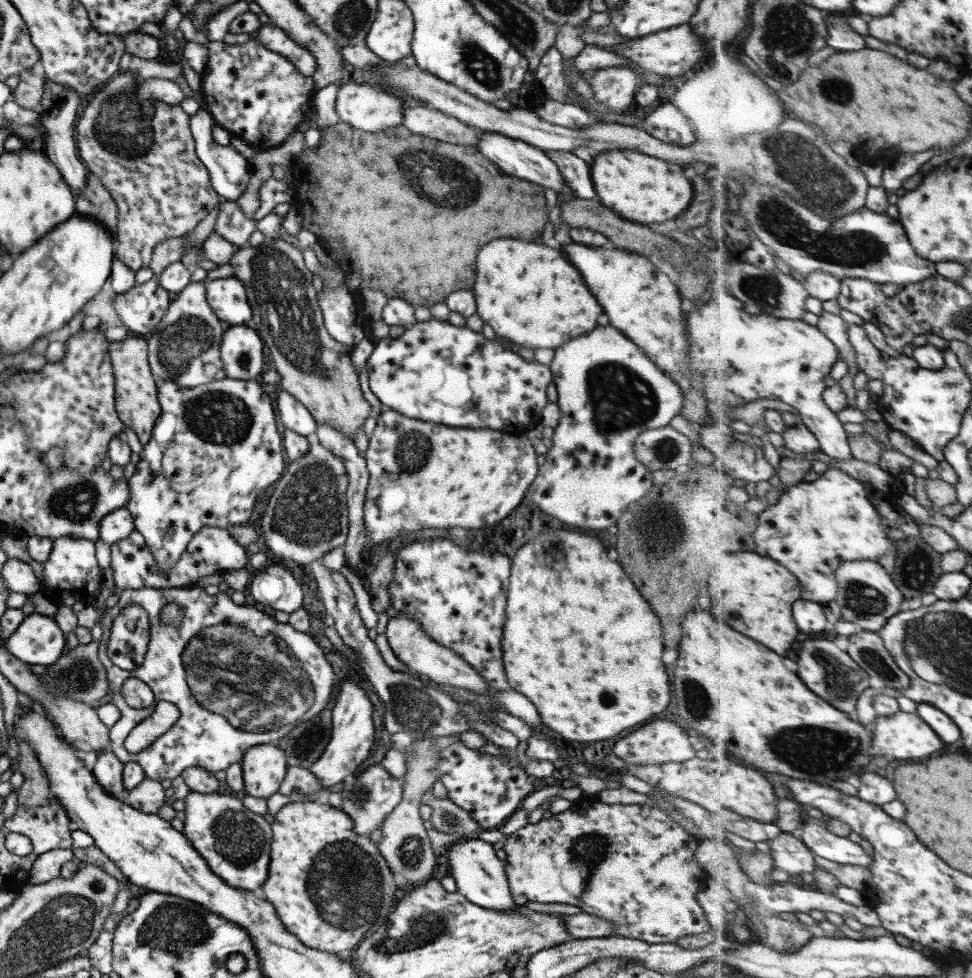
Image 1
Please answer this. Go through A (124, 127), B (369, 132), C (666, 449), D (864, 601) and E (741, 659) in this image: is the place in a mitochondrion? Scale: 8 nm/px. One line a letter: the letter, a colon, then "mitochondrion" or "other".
A: mitochondrion
B: other
C: mitochondrion
D: mitochondrion
E: other

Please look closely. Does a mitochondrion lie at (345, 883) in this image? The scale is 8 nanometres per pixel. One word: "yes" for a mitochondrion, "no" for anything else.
yes

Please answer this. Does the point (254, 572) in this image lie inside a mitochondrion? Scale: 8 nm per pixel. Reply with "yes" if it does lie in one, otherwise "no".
no

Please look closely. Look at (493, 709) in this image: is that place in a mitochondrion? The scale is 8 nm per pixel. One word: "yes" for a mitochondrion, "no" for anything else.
no

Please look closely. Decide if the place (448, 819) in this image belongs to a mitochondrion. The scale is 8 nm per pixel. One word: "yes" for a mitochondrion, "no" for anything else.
yes

